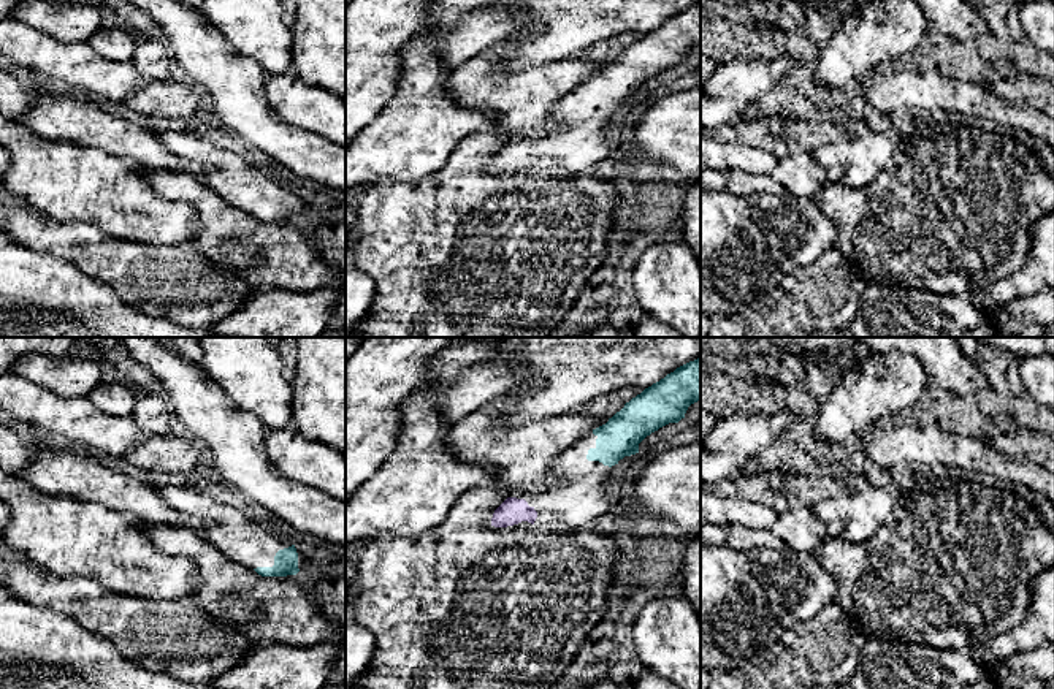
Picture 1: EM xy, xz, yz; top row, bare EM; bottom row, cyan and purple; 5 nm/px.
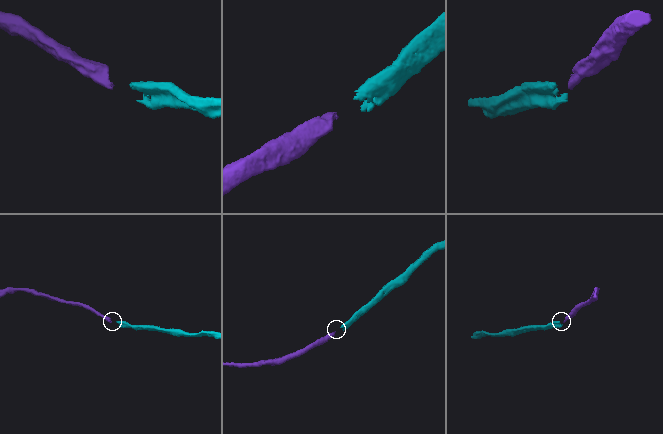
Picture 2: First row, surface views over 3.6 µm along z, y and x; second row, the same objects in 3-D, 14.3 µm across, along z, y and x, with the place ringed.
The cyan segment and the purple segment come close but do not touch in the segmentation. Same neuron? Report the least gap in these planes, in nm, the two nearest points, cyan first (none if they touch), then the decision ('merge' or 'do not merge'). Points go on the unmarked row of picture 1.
gap 360 nm; span xz (587, 103), (533, 152); merge

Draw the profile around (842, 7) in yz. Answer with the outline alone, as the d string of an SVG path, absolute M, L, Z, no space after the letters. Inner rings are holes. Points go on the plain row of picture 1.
M802 0L812 10L834 10L842 17L856 14L859 16L862 11L862 0Z

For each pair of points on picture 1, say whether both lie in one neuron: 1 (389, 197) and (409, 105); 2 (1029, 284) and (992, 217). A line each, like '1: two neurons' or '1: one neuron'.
1: two neurons
2: two neurons

